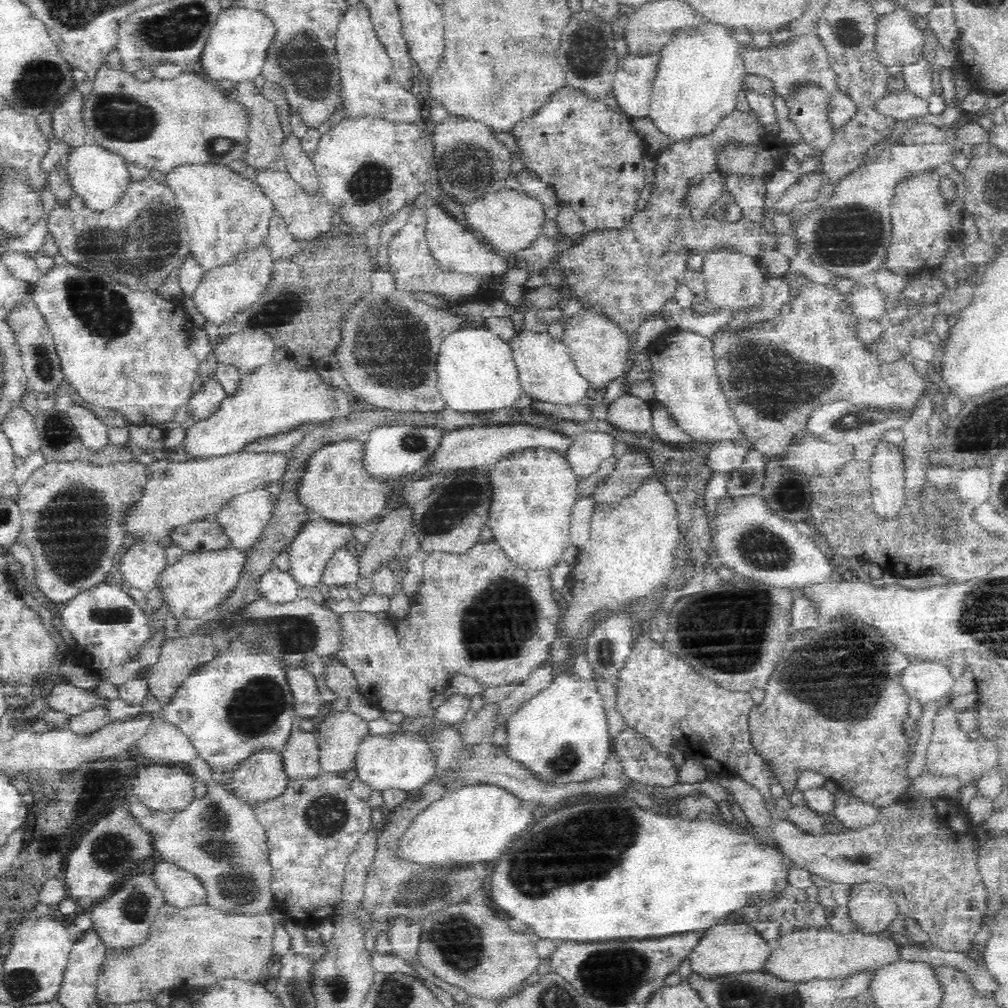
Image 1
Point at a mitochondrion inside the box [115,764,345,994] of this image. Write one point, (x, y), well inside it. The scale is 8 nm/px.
(214, 835)

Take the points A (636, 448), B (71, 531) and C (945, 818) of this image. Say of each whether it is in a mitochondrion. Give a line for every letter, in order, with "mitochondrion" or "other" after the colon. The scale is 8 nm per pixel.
A: other
B: mitochondrion
C: other

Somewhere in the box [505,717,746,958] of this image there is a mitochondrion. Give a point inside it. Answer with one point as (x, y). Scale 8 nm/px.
(565, 760)

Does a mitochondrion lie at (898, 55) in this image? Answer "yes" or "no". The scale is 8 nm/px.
no

